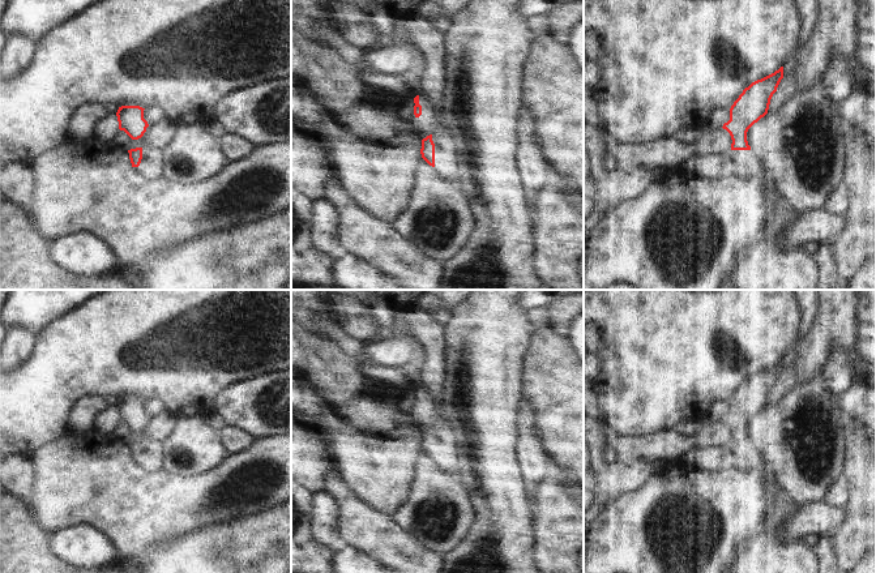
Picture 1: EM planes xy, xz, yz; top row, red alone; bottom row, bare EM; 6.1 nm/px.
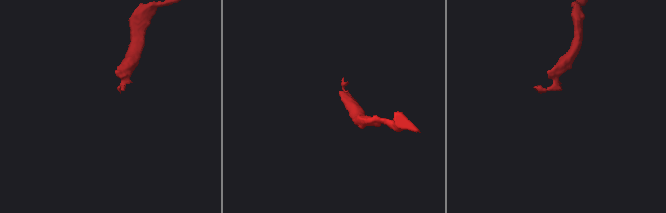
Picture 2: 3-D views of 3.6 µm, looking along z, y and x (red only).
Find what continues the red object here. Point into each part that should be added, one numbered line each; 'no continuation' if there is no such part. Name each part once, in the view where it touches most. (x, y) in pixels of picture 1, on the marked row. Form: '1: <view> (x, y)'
1: xz (445, 162).

